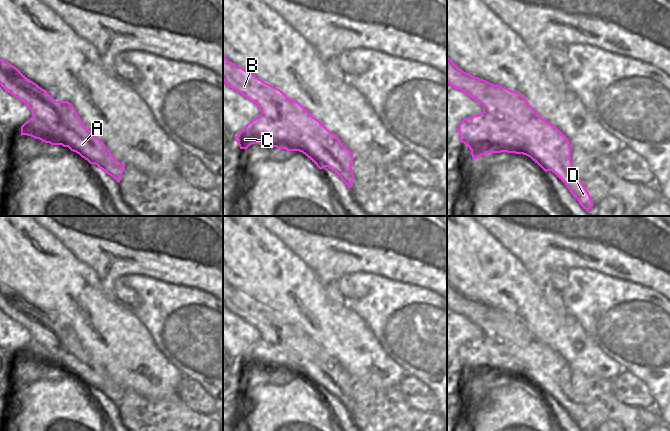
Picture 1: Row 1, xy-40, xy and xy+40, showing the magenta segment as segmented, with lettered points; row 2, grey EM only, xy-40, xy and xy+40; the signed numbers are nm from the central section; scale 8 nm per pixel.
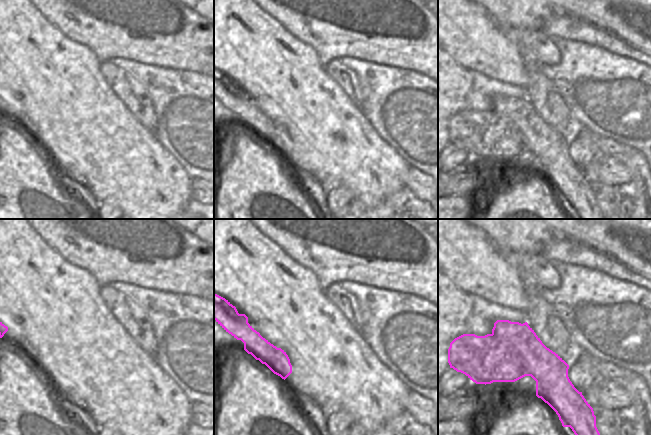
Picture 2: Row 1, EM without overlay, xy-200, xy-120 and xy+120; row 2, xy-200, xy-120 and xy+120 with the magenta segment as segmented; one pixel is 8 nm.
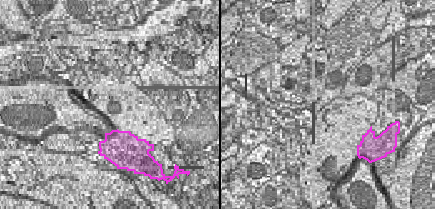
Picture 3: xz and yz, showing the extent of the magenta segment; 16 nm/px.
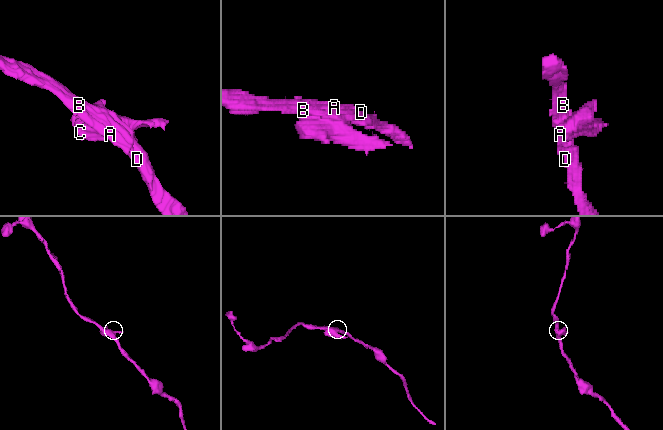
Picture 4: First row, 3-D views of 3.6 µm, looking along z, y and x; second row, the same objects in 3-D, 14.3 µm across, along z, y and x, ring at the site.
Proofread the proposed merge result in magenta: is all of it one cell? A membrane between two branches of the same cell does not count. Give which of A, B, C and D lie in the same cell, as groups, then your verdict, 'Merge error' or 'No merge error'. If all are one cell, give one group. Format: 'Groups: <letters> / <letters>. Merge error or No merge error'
Groups: A B D / C. Merge error

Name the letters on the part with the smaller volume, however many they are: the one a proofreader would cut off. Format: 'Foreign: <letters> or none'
Foreign: C

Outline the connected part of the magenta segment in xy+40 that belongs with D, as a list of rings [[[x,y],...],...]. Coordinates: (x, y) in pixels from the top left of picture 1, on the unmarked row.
[[[448,281],[447,307],[480,327],[483,330],[483,335],[502,343],[518,359],[530,359],[532,363],[536,363],[537,368],[528,373],[526,380],[530,381],[545,396],[552,395],[567,410],[581,431],[593,430],[589,416],[583,406],[575,400],[571,386],[571,368],[569,364],[557,351],[540,341],[523,319],[462,295]]]

